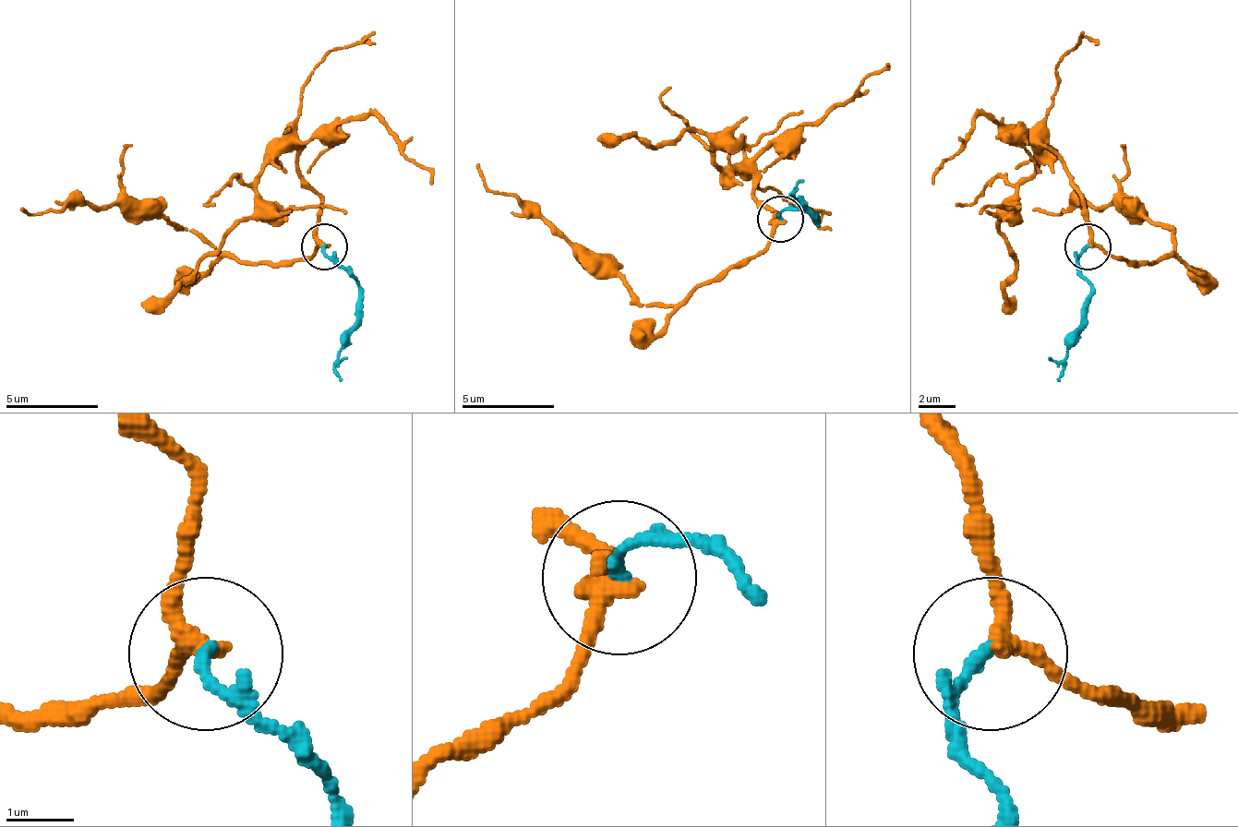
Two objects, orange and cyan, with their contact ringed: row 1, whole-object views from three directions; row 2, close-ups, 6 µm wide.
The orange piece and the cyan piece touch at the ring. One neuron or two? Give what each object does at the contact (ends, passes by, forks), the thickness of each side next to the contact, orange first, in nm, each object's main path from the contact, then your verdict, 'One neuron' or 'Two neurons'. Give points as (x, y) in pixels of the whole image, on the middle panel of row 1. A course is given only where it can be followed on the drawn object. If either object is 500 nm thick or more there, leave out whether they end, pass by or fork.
At the ring orange passes by. At the ring cyan ends. Thickness 240 nm (orange) against 170 nm. Course of orange: (781, 221), (753, 257), (693, 290), (679, 304), (643, 304), (587, 262), (540, 216), (489, 187), (475, 164). Course of cyan: (781, 221), (804, 211), (813, 221), (790, 192), (795, 187). Two neurons

